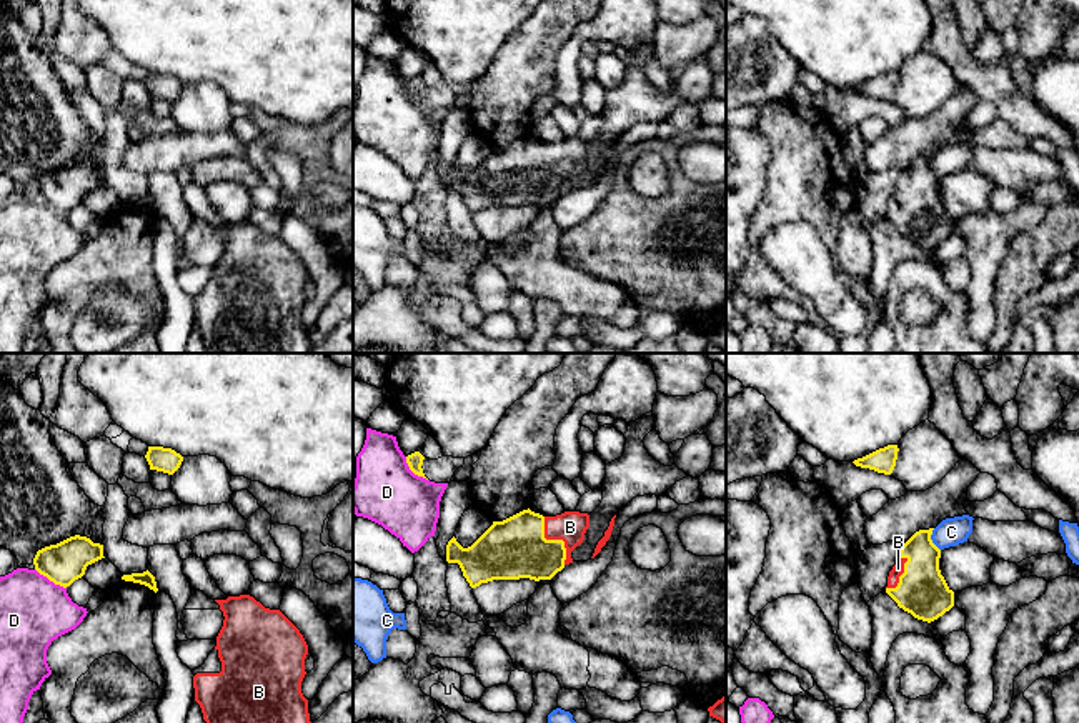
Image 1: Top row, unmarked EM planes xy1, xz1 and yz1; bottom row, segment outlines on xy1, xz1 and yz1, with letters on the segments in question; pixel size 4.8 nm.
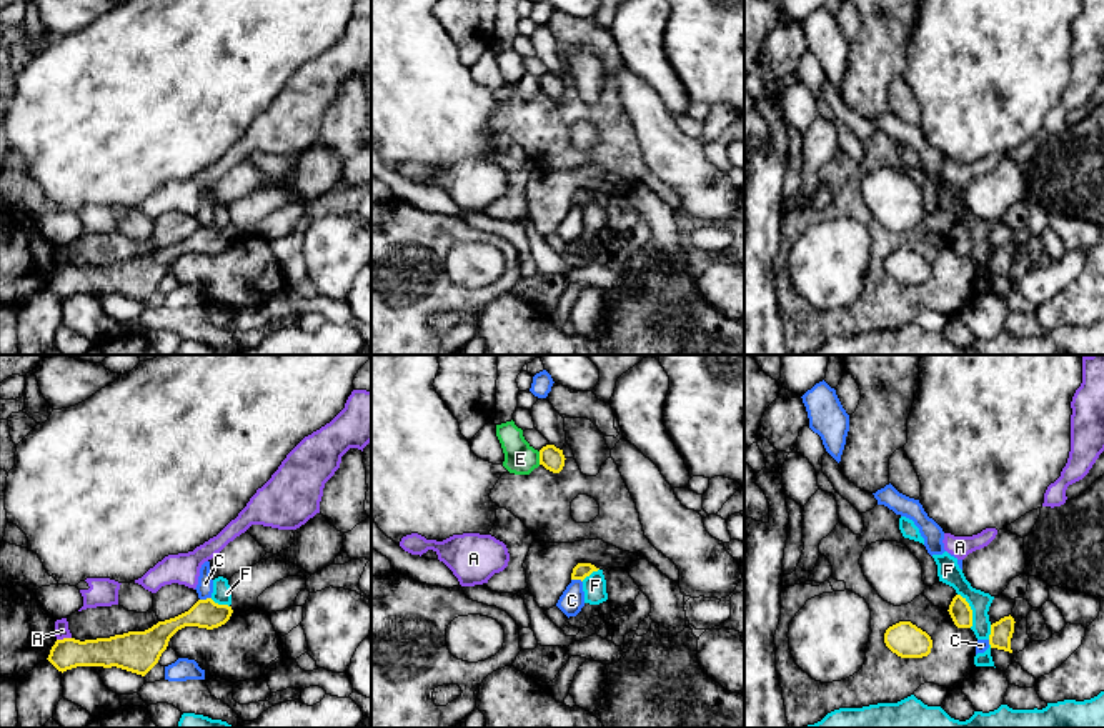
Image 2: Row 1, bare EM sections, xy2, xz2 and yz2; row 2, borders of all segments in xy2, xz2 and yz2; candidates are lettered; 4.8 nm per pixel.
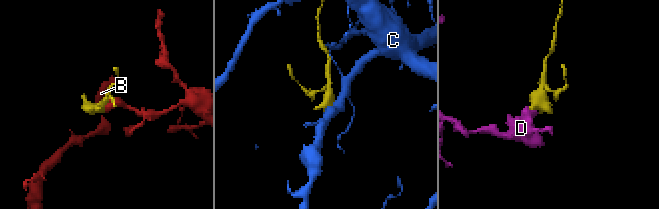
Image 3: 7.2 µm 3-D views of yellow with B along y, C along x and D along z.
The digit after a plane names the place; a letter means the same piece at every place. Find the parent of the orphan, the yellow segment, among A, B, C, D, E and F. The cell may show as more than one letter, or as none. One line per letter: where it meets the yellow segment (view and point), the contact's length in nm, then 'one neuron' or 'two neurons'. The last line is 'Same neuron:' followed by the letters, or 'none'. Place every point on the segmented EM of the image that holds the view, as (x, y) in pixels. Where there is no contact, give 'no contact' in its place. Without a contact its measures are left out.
A: xy2 (64, 638) | 70 nm | two neurons
B: xz1 (555, 540) | 260 nm | one neuron
C: yz1 (931, 540) | 120 nm | two neurons
D: xy1 (50, 580) | 180 nm | two neurons
E: xz2 (540, 458) | 60 nm | two neurons
F: yz2 (971, 610) | 180 nm | two neurons
Same neuron: B

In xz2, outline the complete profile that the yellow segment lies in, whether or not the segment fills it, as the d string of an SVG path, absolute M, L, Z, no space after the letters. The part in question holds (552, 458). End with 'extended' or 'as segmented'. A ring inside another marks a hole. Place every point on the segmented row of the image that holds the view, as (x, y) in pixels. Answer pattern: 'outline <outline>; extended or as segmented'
outline M546 445L540 450L540 465L553 473L559 473L563 470L564 460L563 450L554 445Z; as segmented

